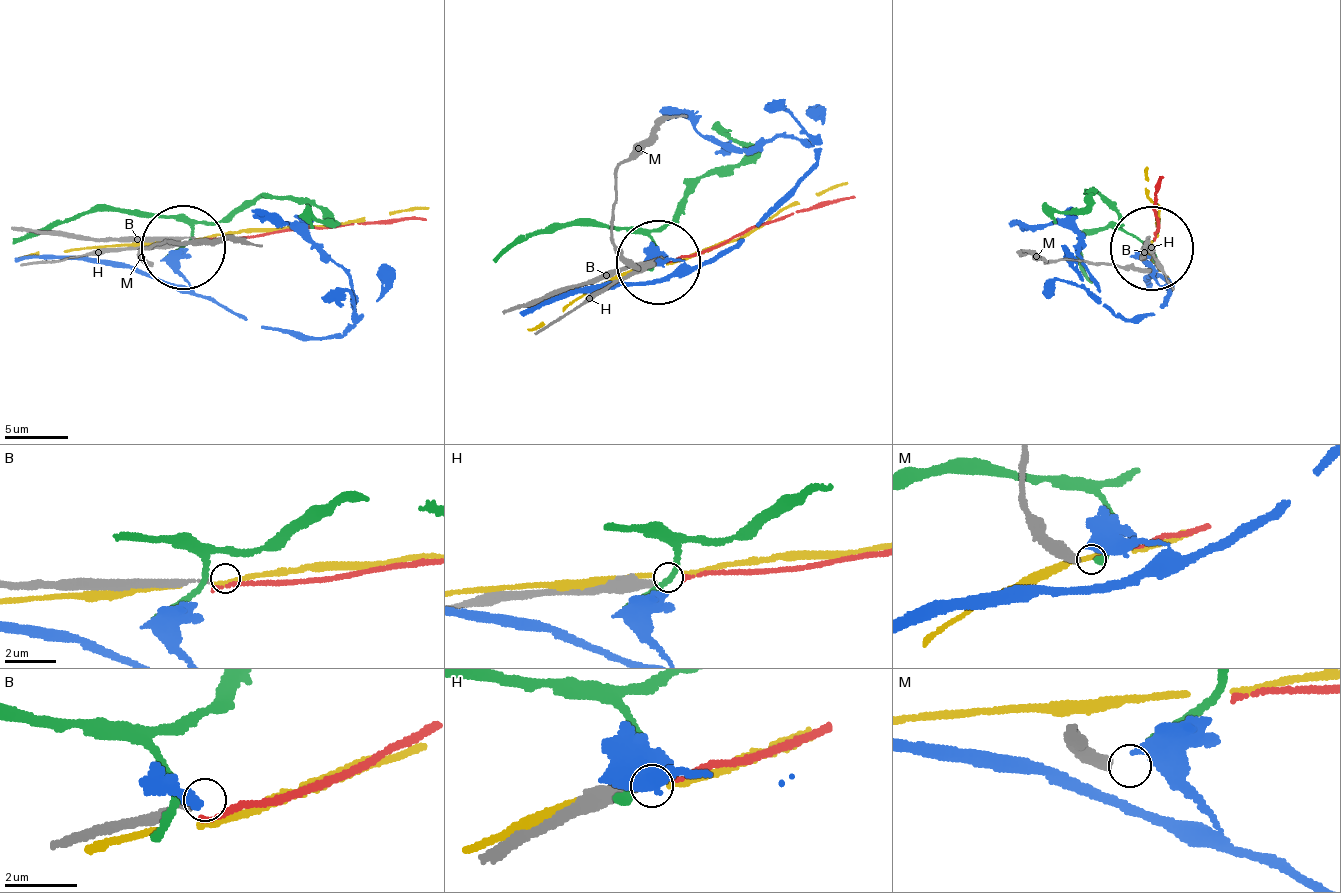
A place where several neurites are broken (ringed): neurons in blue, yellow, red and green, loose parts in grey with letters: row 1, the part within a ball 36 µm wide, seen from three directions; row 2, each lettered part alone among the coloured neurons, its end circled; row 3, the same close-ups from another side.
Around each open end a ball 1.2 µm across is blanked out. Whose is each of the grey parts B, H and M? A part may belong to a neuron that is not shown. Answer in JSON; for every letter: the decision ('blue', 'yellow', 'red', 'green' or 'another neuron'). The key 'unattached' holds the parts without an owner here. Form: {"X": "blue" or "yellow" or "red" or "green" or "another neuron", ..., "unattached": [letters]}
{"B": "another neuron", "H": "red", "M": "green", "unattached": ["B"]}

